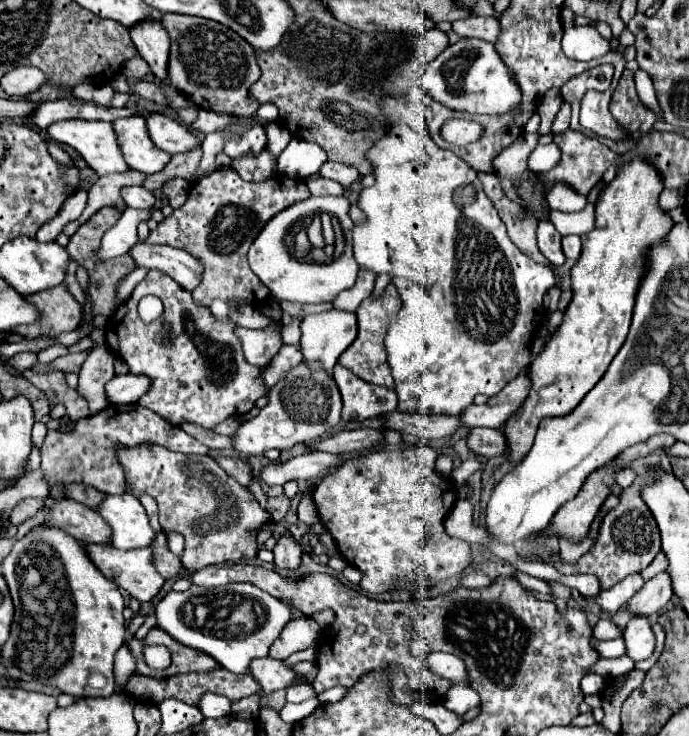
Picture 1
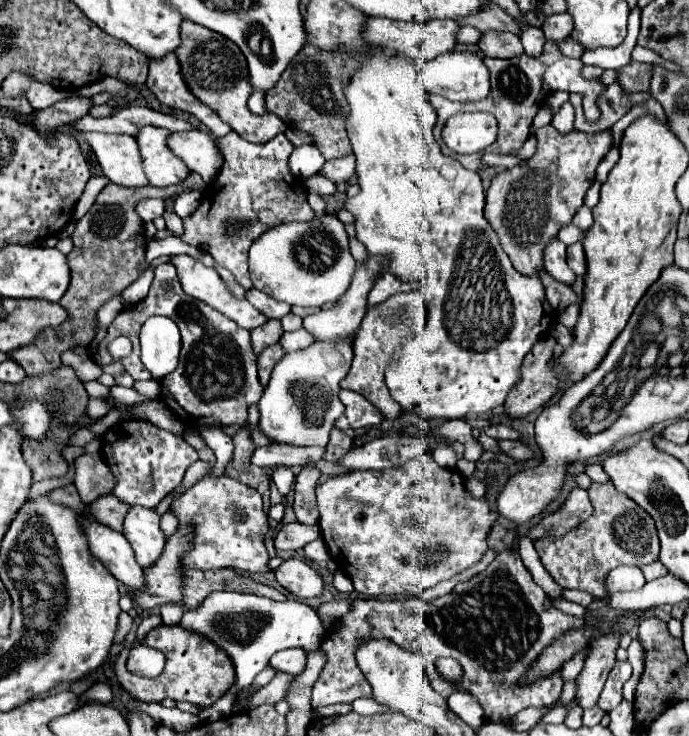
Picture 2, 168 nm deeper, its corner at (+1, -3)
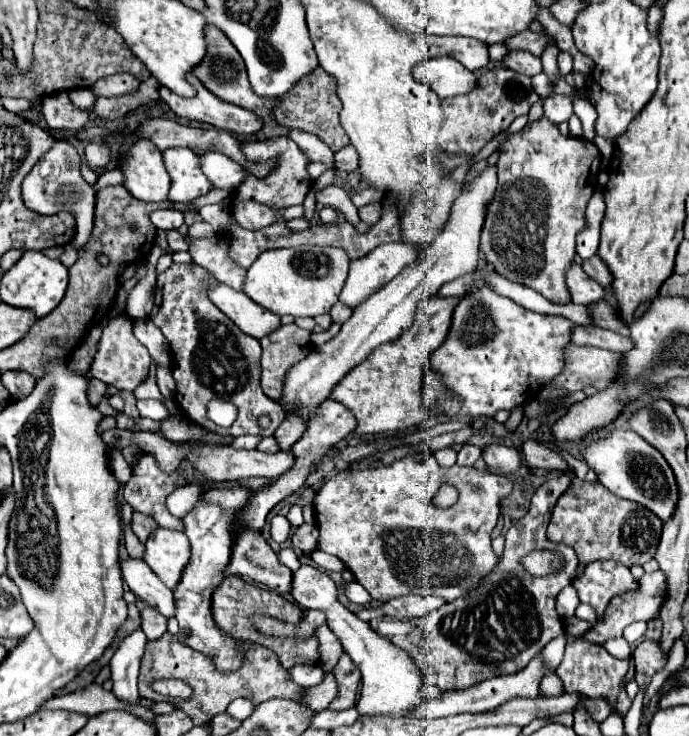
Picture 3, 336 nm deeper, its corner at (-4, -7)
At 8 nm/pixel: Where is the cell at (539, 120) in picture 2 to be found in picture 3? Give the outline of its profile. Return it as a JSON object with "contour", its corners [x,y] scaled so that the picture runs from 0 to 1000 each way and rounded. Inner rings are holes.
{"contour":[[[797,130],[788,141],[791,147],[791,160],[797,160],[800,166],[806,168],[814,168],[814,166],[823,166],[826,158],[832,155],[832,144],[829,144],[829,136],[823,130]]]}

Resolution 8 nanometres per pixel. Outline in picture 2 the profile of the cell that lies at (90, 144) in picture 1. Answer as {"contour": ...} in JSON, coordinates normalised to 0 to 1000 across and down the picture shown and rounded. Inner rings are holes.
{"contour":[[[125,179],[122,188],[134,198],[148,226],[148,234],[157,239],[160,247],[183,255],[200,255],[218,250],[206,228],[200,193],[192,185]]]}

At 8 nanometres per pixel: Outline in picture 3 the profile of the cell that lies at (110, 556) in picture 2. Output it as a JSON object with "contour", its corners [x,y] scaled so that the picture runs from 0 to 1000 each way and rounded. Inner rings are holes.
{"contour":[[[184,755],[173,766],[179,788],[199,813],[205,813],[213,823],[225,826],[239,840],[251,837],[251,804],[222,780],[210,761]]]}

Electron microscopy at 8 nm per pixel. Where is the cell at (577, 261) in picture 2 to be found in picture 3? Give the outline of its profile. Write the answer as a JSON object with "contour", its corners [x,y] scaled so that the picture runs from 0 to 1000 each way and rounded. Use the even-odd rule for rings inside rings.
{"contour":[[[858,348],[858,351],[846,353],[846,367],[855,378],[864,378],[864,383],[869,383],[875,391],[881,391],[887,386],[887,370],[881,367],[881,361],[875,359],[872,351]]]}

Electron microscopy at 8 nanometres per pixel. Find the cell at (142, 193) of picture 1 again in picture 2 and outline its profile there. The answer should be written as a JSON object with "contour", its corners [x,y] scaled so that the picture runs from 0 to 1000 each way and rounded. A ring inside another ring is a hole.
{"contour":[[[226,269],[206,272],[206,274],[197,280],[197,288],[200,288],[200,293],[203,293],[209,302],[221,302],[224,296],[235,293],[238,285],[241,285],[238,272],[226,272]]]}

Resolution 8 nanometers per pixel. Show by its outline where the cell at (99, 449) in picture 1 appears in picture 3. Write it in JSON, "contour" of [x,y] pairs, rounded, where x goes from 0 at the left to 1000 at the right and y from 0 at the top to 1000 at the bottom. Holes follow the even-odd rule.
{"contour":[[[208,614],[205,622],[199,625],[199,633],[193,636],[190,652],[181,658],[181,682],[187,682],[187,685],[193,688],[193,693],[199,693],[199,696],[222,701],[225,709],[228,709],[231,715],[237,715],[237,717],[266,720],[266,709],[263,709],[260,704],[248,701],[245,693],[242,693],[242,685],[239,685],[242,674],[245,674],[251,666],[257,666],[260,660],[266,660],[266,658],[269,658],[269,639],[266,639],[266,636],[242,644],[242,641],[234,639],[234,633],[228,630],[225,620]]]}

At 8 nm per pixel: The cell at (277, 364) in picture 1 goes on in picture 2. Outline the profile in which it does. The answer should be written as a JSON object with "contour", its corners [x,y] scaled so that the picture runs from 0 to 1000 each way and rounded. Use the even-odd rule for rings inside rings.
{"contour":[[[435,446],[427,451],[412,451],[406,462],[409,462],[409,470],[415,478],[427,478],[427,476],[438,476],[438,473],[450,470],[456,465],[456,457],[450,451],[444,451],[441,446]]]}

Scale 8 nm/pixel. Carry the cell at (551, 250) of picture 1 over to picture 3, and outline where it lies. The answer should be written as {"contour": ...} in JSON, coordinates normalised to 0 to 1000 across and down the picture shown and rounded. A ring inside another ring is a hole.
{"contour":[[[832,356],[823,364],[823,391],[835,413],[852,416],[875,405],[875,391],[864,380],[858,380],[852,372],[846,372],[846,364],[837,356]]]}

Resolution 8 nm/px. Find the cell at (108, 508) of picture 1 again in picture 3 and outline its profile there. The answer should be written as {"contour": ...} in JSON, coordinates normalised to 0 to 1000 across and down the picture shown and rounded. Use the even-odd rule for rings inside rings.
{"contour":[[[231,715],[210,736],[208,758],[231,788],[237,788],[245,799],[254,799],[274,761],[274,747],[277,742],[266,723]]]}

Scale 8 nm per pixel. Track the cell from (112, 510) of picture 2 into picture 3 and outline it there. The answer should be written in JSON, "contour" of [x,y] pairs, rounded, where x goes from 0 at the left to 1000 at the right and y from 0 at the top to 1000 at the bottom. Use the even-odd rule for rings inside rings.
{"contour":[[[193,696],[193,723],[196,723],[196,728],[199,728],[205,736],[210,736],[225,717],[228,717],[228,712],[222,709],[219,701]]]}

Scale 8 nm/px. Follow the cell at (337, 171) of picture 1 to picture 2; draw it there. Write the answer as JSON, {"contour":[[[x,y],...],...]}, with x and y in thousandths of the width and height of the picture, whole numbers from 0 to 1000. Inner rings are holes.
{"contour":[[[496,212],[496,215],[485,215],[479,220],[470,223],[467,236],[473,242],[479,242],[482,247],[502,247],[514,239],[514,212]]]}

